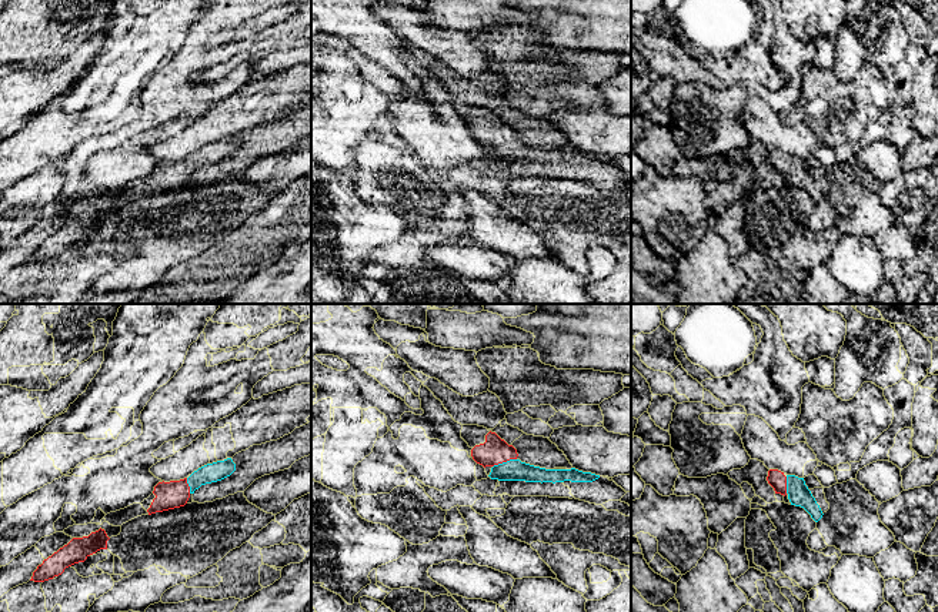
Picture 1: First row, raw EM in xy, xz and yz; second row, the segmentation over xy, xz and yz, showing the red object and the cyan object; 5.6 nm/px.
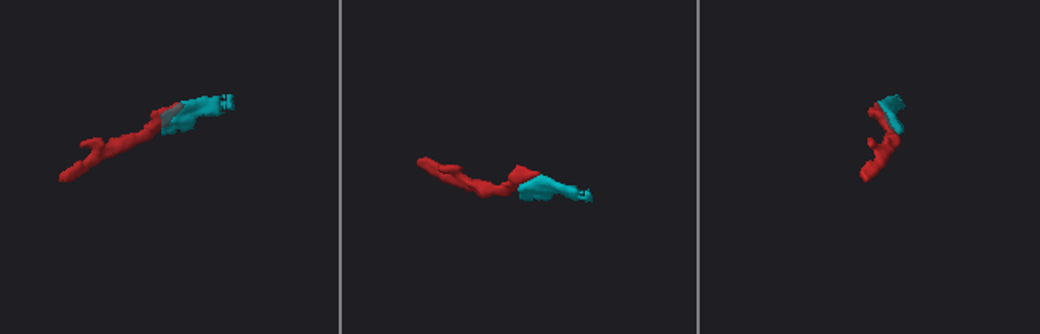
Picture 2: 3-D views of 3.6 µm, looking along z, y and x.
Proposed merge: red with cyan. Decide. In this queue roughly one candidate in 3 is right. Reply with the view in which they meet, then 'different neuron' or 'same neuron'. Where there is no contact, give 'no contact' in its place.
meets red in xz; same neuron

